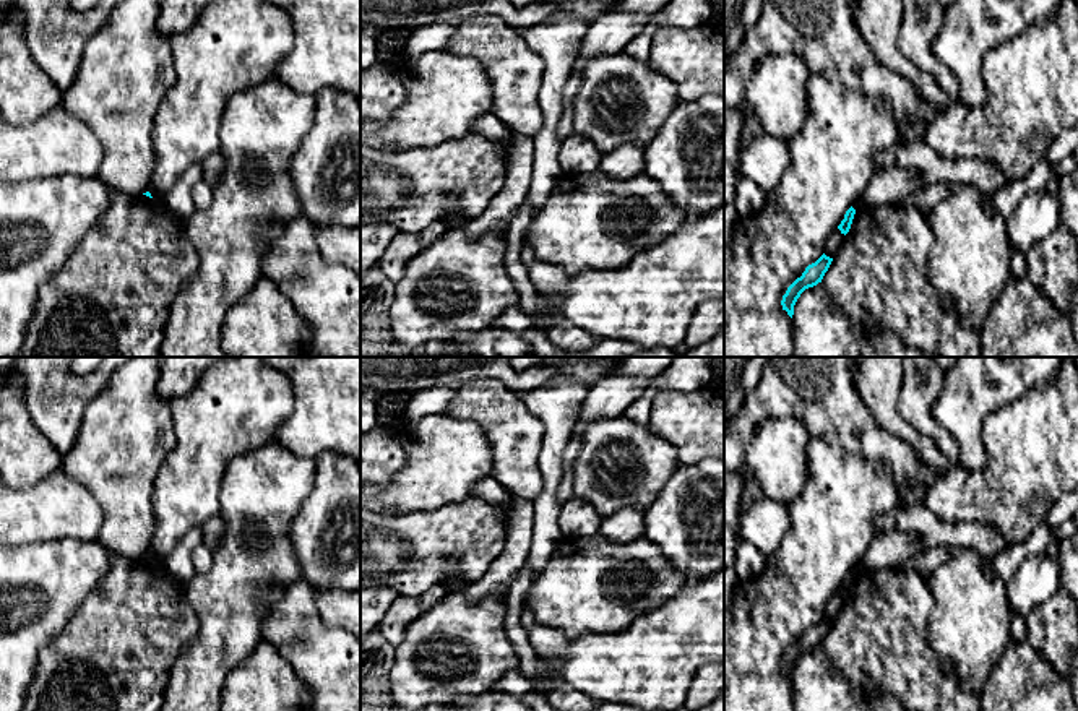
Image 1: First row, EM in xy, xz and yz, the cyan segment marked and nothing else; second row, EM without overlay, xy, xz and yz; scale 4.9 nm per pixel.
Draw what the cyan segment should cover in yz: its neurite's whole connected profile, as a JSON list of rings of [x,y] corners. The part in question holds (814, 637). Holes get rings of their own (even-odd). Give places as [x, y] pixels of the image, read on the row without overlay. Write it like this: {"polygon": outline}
{"polygon": [[[825,617],[812,628],[805,631],[800,641],[797,641],[783,659],[781,669],[783,674],[787,675],[787,679],[792,682],[794,679],[794,669],[800,657],[821,646],[825,636],[828,635],[833,622],[826,620]]]}

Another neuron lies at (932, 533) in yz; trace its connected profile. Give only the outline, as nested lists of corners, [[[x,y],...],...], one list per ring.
[[[924,505],[909,508],[898,516],[896,526],[882,537],[891,534],[916,534],[924,552],[937,547],[955,545],[977,550],[982,557],[992,558],[1005,550],[1007,542],[998,531],[989,524],[940,521]]]

